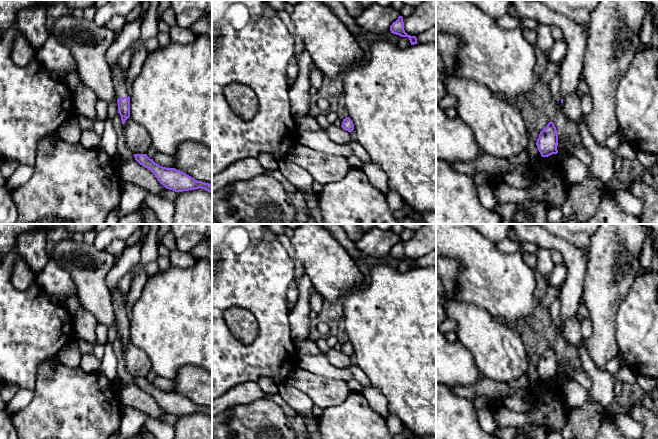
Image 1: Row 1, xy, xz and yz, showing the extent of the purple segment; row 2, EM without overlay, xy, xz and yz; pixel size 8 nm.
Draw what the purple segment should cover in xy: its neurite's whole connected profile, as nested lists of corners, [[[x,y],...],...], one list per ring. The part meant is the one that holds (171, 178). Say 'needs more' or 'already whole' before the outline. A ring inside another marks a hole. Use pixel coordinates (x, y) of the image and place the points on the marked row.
already whole; [[[134,154],[134,157],[140,165],[150,170],[166,189],[179,193],[201,188],[212,194],[212,185],[209,183],[197,181],[175,168],[160,166],[153,159],[150,159],[147,154]]]

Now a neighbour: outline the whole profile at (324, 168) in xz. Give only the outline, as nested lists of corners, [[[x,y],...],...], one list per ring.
[[[298,142],[291,148],[287,157],[321,184],[339,181],[352,169],[347,158],[319,153]]]

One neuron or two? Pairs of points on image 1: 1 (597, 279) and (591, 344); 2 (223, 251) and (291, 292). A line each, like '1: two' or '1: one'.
1: one
2: two

